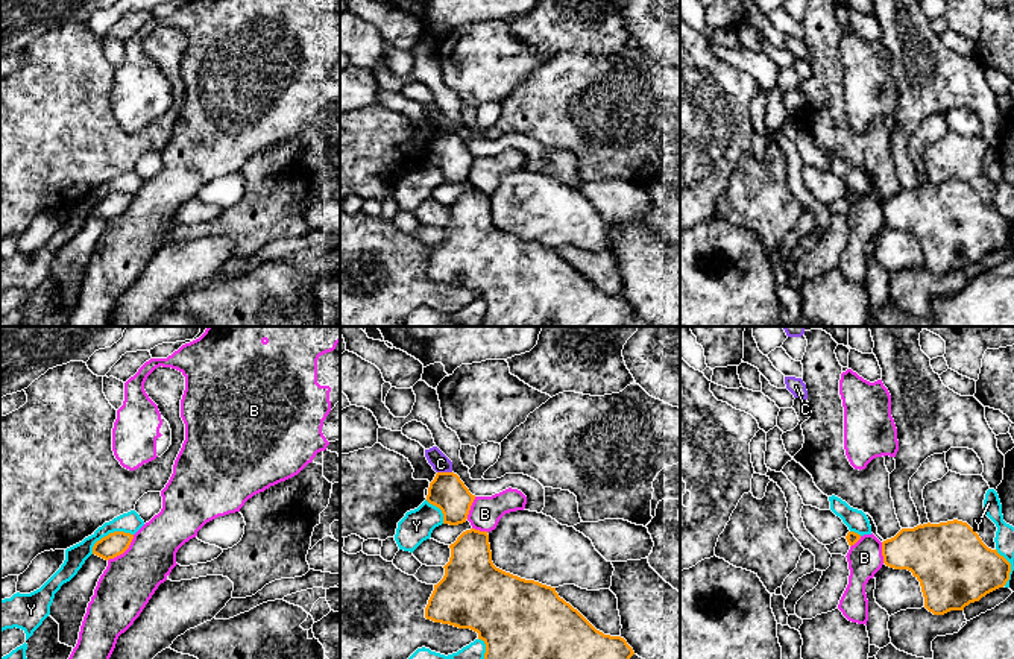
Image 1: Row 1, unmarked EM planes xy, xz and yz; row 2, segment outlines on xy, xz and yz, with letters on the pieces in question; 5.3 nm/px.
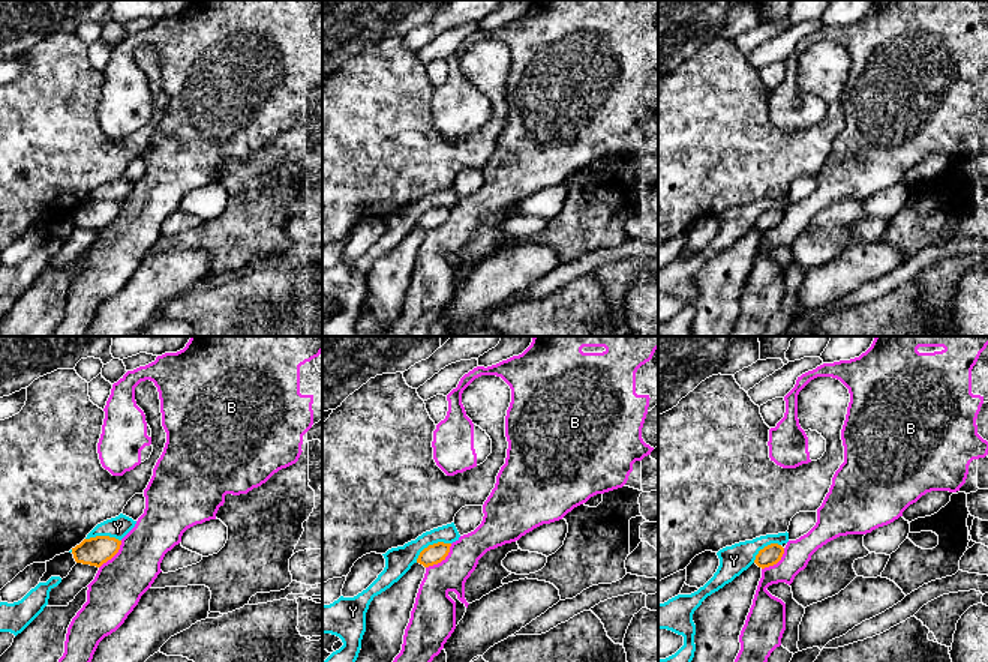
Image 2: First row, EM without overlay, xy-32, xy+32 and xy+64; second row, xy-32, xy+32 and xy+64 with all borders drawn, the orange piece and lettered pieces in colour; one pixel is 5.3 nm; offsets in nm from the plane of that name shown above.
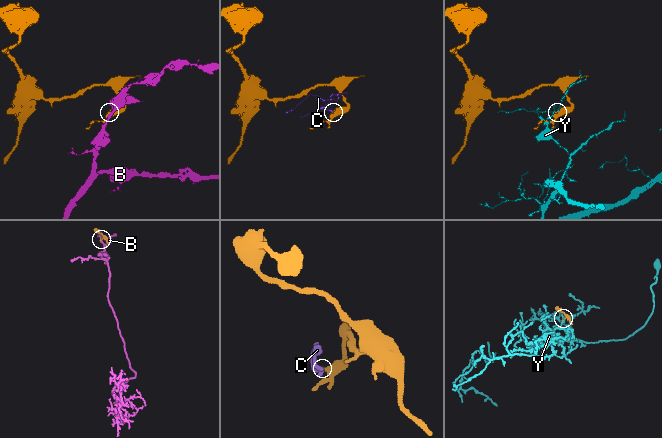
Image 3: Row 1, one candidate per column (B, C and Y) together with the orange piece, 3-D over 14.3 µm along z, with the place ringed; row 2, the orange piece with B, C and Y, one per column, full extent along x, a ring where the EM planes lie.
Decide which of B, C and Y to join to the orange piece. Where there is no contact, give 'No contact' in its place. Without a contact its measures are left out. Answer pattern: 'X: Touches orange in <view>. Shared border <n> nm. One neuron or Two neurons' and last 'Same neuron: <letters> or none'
B: Touches orange in xy. Shared border 200 nm. Two neurons
C: Touches orange in xz. Shared border 80 nm. Two neurons
Y: Touches orange in xy. Shared border 240 nm. Two neurons
Same neuron: none

